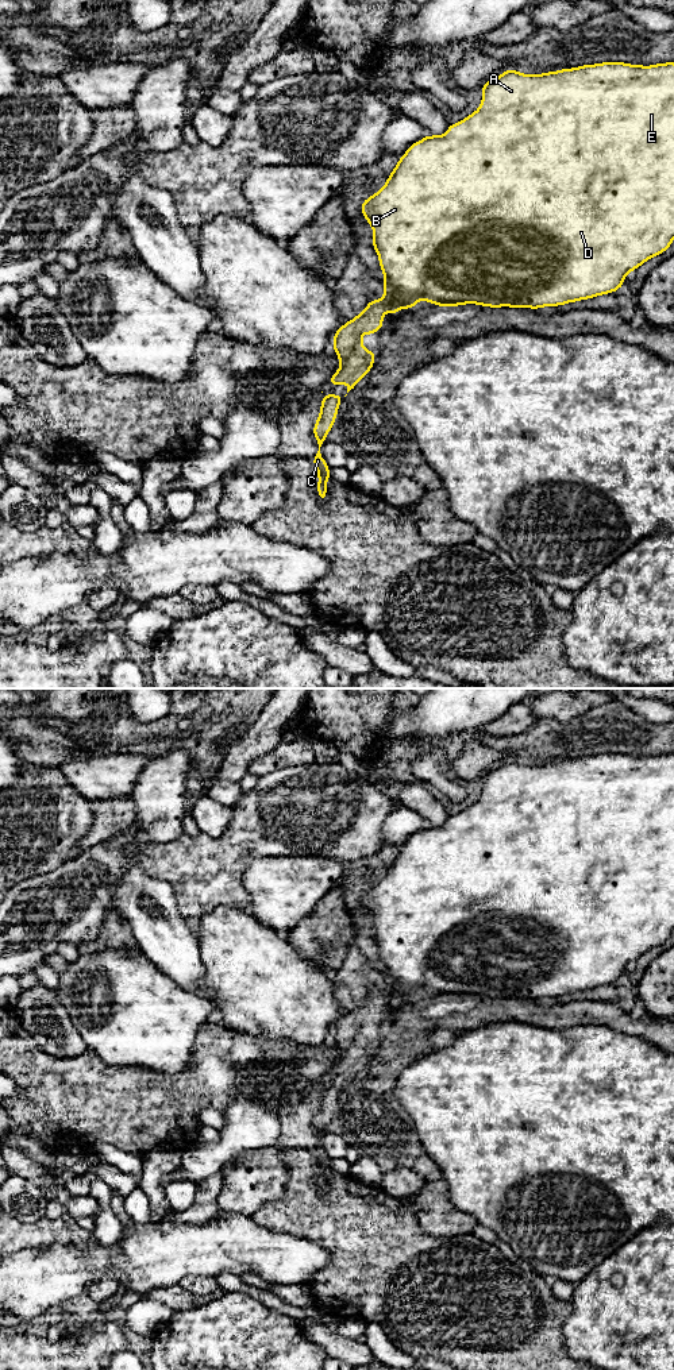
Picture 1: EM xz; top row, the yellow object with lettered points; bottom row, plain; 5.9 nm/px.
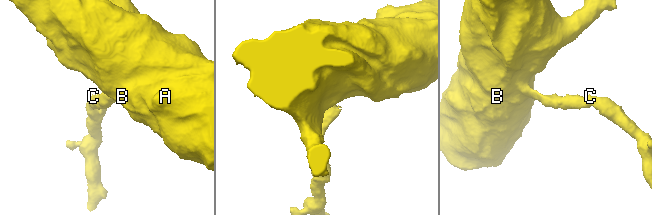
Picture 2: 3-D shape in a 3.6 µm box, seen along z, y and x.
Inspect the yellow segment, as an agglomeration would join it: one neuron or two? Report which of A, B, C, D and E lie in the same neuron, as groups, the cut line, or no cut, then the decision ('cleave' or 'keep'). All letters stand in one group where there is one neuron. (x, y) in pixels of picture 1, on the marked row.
A B C D E; no cut; keep

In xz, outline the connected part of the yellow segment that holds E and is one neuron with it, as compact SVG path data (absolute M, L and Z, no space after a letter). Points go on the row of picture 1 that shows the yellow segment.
M601 62L579 67L562 69L543 74L523 74L507 69L490 78L481 88L479 108L466 119L450 124L444 135L427 135L411 144L386 180L386 184L361 204L363 219L373 227L373 248L378 254L380 267L385 277L384 298L370 300L367 306L342 325L332 337L334 351L340 360L339 370L328 385L347 385L347 393L375 364L375 351L363 347L361 336L373 335L384 328L384 313L392 316L398 309L411 309L420 300L436 306L478 304L490 308L559 306L579 300L613 293L624 285L629 271L636 270L655 255L663 254L674 239L674 62L651 66L625 62Z

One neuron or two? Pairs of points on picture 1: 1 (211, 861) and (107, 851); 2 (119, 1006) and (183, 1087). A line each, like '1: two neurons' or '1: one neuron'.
1: one neuron
2: two neurons

